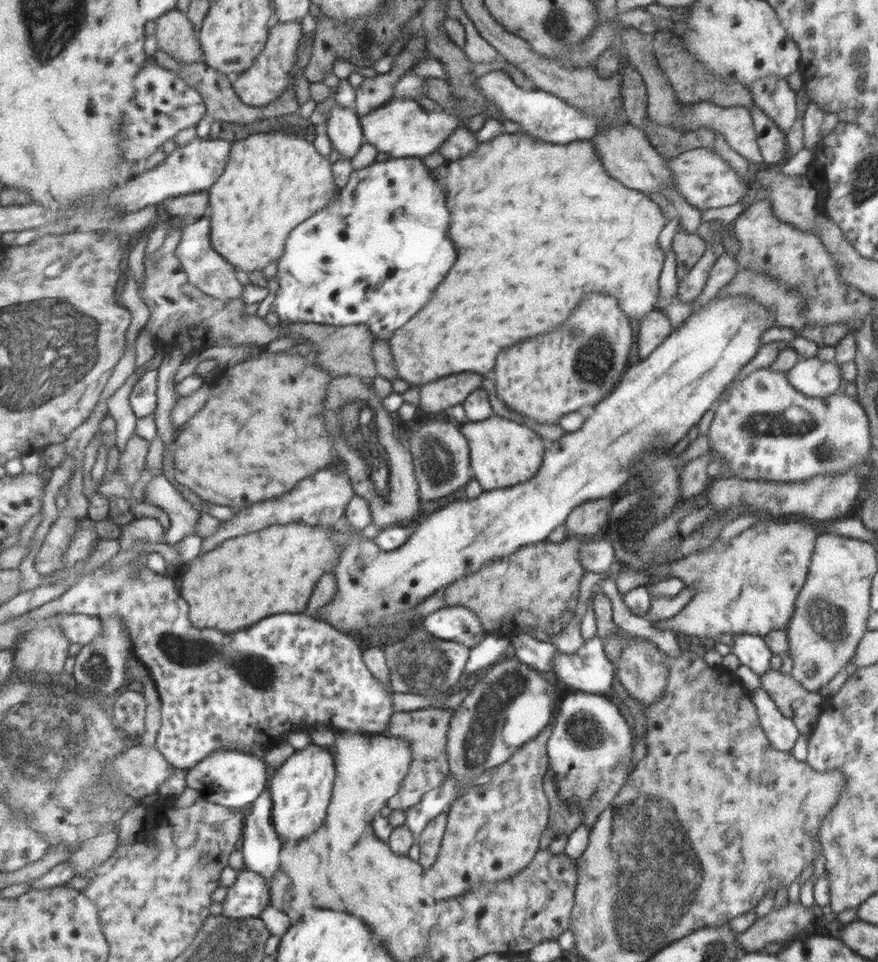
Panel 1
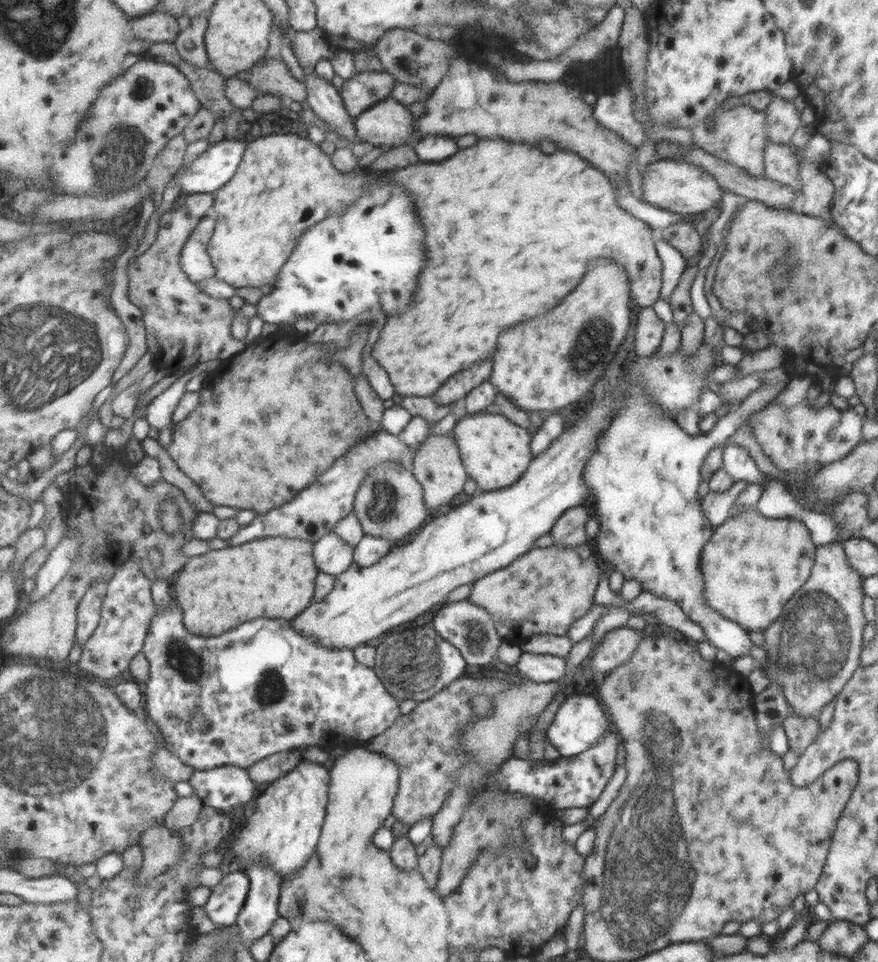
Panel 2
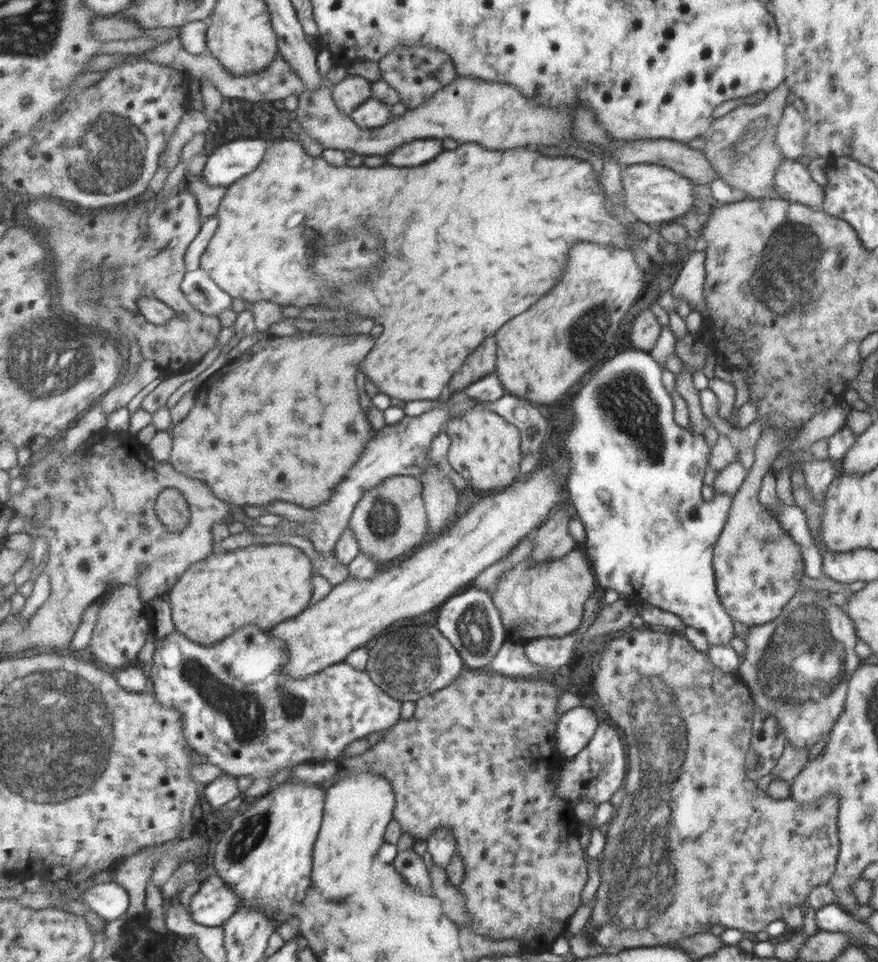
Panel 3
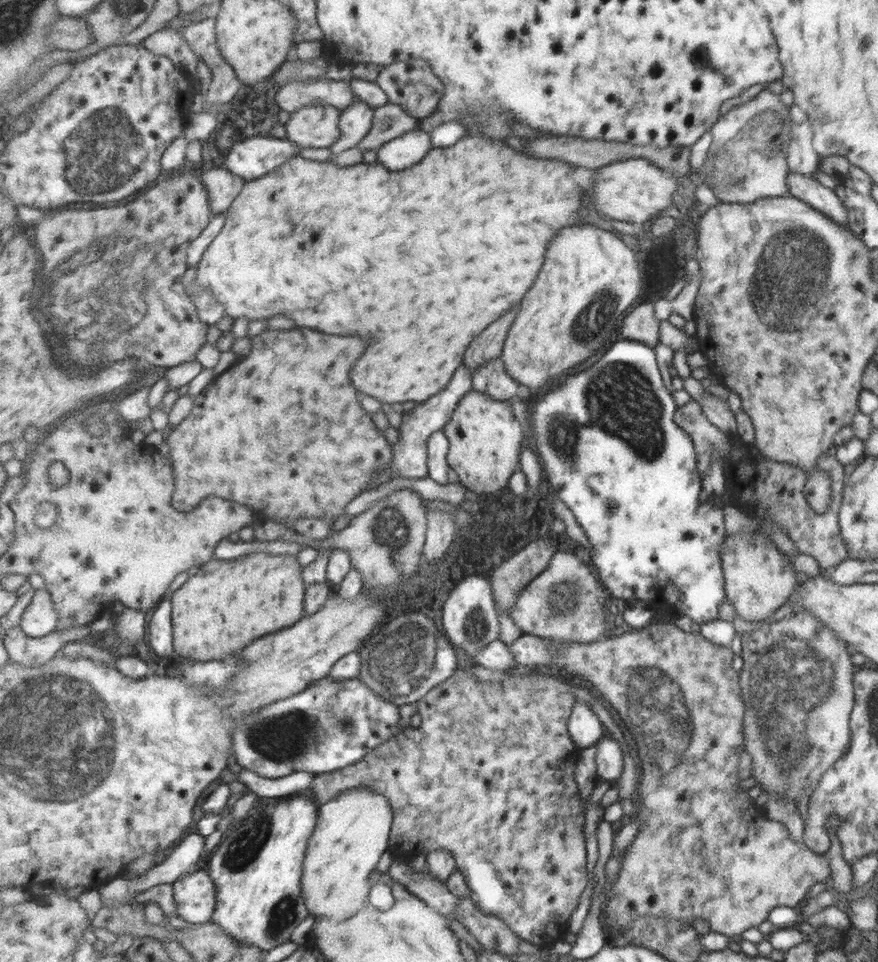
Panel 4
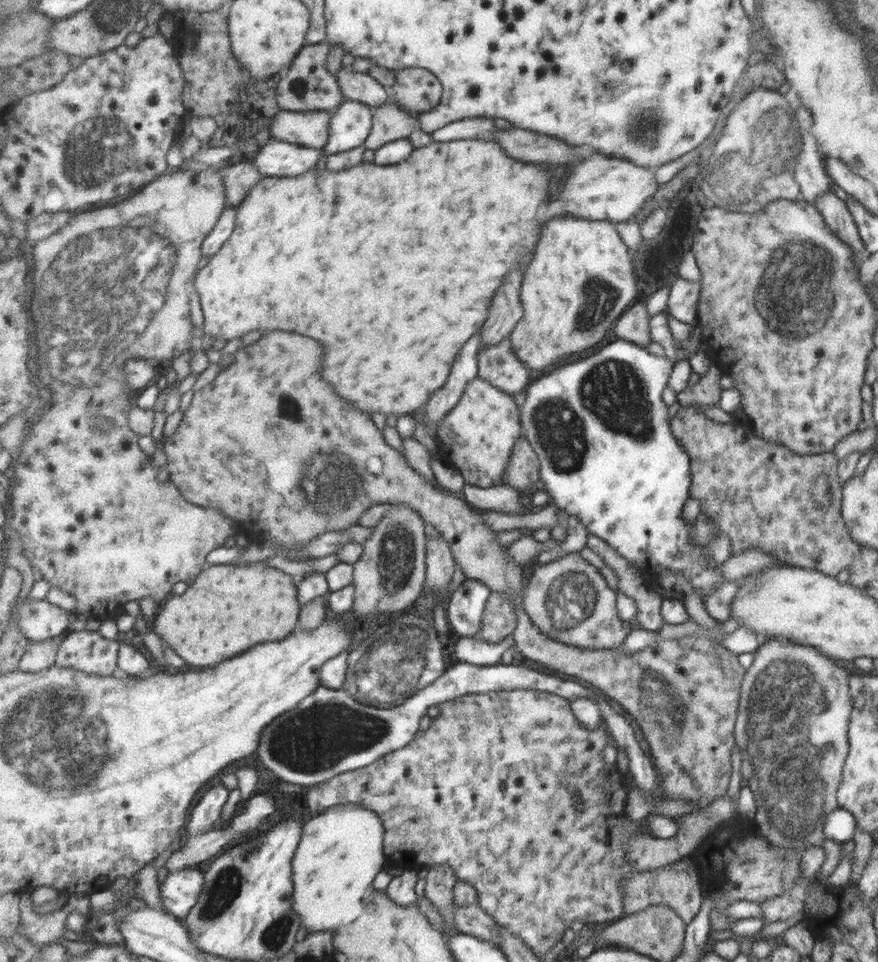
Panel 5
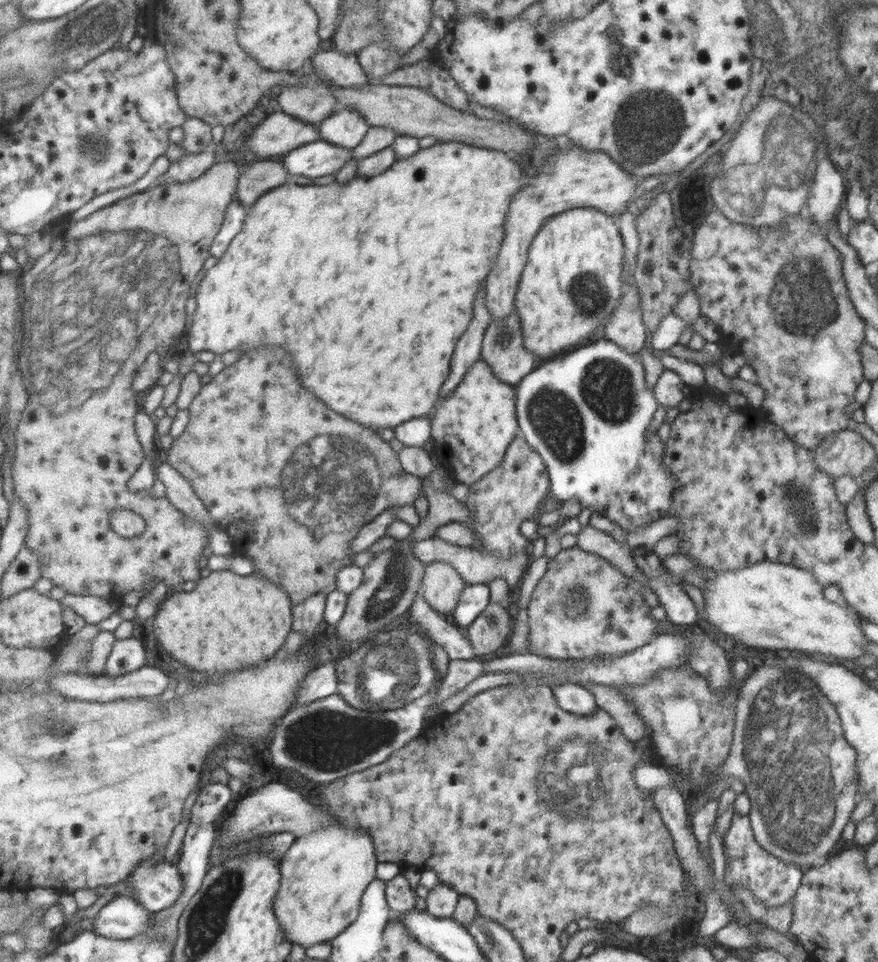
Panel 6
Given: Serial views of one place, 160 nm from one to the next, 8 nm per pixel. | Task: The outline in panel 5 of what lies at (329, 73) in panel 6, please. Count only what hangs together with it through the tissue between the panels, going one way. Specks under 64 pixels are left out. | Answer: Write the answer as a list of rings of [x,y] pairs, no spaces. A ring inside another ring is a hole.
[[[351,67],[339,69],[337,73],[340,90],[347,100],[359,101],[372,108],[385,105],[392,98],[388,88],[381,86],[369,74],[351,71]]]

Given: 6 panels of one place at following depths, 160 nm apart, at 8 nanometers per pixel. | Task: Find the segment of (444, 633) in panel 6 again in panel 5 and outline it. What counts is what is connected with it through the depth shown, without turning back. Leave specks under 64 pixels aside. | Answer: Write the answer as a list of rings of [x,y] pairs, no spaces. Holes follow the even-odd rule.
[[[513,636],[499,644],[489,644],[482,638],[461,637],[455,644],[454,657],[459,662],[468,662],[477,666],[497,665],[502,660],[505,651],[516,646]]]

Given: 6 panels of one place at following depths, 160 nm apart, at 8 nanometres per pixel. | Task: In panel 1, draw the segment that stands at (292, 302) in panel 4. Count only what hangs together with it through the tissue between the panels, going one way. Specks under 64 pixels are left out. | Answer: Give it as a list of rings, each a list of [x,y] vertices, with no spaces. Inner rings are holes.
[[[525,132],[514,134],[503,134],[497,138],[479,144],[479,149],[467,157],[457,161],[446,161],[444,165],[433,169],[434,175],[445,185],[447,195],[447,206],[451,210],[451,238],[457,244],[459,250],[459,262],[455,264],[455,270],[451,270],[447,282],[435,290],[435,298],[427,304],[427,310],[419,314],[419,318],[413,318],[403,330],[397,330],[389,339],[395,355],[396,367],[402,380],[412,385],[427,384],[437,378],[457,374],[457,372],[479,372],[487,374],[495,368],[497,356],[509,348],[515,346],[521,340],[541,336],[547,332],[553,332],[559,328],[567,318],[573,314],[573,310],[579,306],[579,300],[583,300],[585,294],[591,294],[595,290],[603,290],[605,294],[615,294],[619,302],[623,302],[623,314],[627,318],[639,320],[650,313],[659,296],[659,270],[663,266],[663,252],[657,246],[657,234],[665,226],[665,218],[661,218],[661,208],[650,200],[648,195],[642,192],[628,189],[618,179],[613,178],[603,164],[593,140],[575,141],[567,145],[557,145]],[[255,134],[233,142],[225,172],[209,189],[215,250],[238,271],[267,268],[283,256],[291,230],[338,196],[332,168],[313,142],[293,134]]]

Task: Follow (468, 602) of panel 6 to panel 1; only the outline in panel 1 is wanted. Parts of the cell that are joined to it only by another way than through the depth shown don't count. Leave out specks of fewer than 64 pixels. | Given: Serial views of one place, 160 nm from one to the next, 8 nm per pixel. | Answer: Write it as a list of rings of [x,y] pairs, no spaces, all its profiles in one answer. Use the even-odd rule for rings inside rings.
[[[466,606],[438,609],[426,616],[422,626],[428,636],[461,642],[471,648],[479,646],[491,634],[483,627],[481,619]]]

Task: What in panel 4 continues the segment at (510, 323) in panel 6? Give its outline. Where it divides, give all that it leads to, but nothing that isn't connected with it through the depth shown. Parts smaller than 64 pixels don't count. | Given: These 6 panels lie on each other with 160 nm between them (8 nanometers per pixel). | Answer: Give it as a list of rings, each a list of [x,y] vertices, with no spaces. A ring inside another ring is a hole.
[[[502,357],[494,358],[474,373],[474,390],[485,392],[495,400],[509,401],[523,390],[523,386],[506,369]]]

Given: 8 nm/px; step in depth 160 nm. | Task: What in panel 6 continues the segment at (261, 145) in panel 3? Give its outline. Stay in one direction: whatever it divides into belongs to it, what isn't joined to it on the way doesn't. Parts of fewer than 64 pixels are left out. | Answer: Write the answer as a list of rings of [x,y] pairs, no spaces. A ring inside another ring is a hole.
[[[319,139],[288,152],[282,163],[287,167],[289,176],[319,176],[337,173],[352,158],[351,148],[341,148],[330,142]]]

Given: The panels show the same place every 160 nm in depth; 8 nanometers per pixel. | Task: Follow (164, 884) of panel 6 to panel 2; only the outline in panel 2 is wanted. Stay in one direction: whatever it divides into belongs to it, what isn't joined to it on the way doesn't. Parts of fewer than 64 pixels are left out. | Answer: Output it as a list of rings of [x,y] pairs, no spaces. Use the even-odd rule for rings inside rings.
[[[229,870],[225,878],[211,888],[211,894],[203,906],[208,918],[224,929],[237,925],[250,890],[250,876],[245,871]]]

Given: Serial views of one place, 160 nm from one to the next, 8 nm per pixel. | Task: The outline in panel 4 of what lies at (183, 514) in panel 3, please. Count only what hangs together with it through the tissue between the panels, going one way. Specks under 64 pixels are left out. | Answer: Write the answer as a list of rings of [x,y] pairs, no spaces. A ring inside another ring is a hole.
[[[297,326],[286,330],[264,330],[251,340],[250,353],[238,365],[231,366],[213,380],[203,394],[194,398],[194,408],[189,416],[176,425],[167,438],[176,480],[171,496],[175,499],[175,510],[186,515],[207,498],[221,496],[239,504],[255,502],[253,508],[258,516],[290,529],[294,523],[294,530],[295,522],[301,518],[334,521],[343,516],[343,510],[351,500],[371,490],[370,482],[375,476],[383,471],[394,473],[393,445],[373,423],[372,414],[361,408],[359,394],[351,378],[347,378],[353,364],[361,358],[361,354],[365,354],[369,344],[363,338],[321,334],[315,329]],[[339,360],[343,360],[341,376],[339,372],[333,372],[333,366]]]

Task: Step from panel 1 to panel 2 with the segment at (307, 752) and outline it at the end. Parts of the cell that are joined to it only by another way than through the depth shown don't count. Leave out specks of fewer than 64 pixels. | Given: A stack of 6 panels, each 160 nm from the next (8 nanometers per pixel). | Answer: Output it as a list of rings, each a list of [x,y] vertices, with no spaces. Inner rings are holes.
[[[303,760],[289,774],[262,788],[255,812],[234,841],[235,862],[241,862],[241,870],[246,872],[251,863],[265,861],[282,879],[294,877],[307,864],[321,838],[330,803],[330,785],[331,773],[325,766]]]

